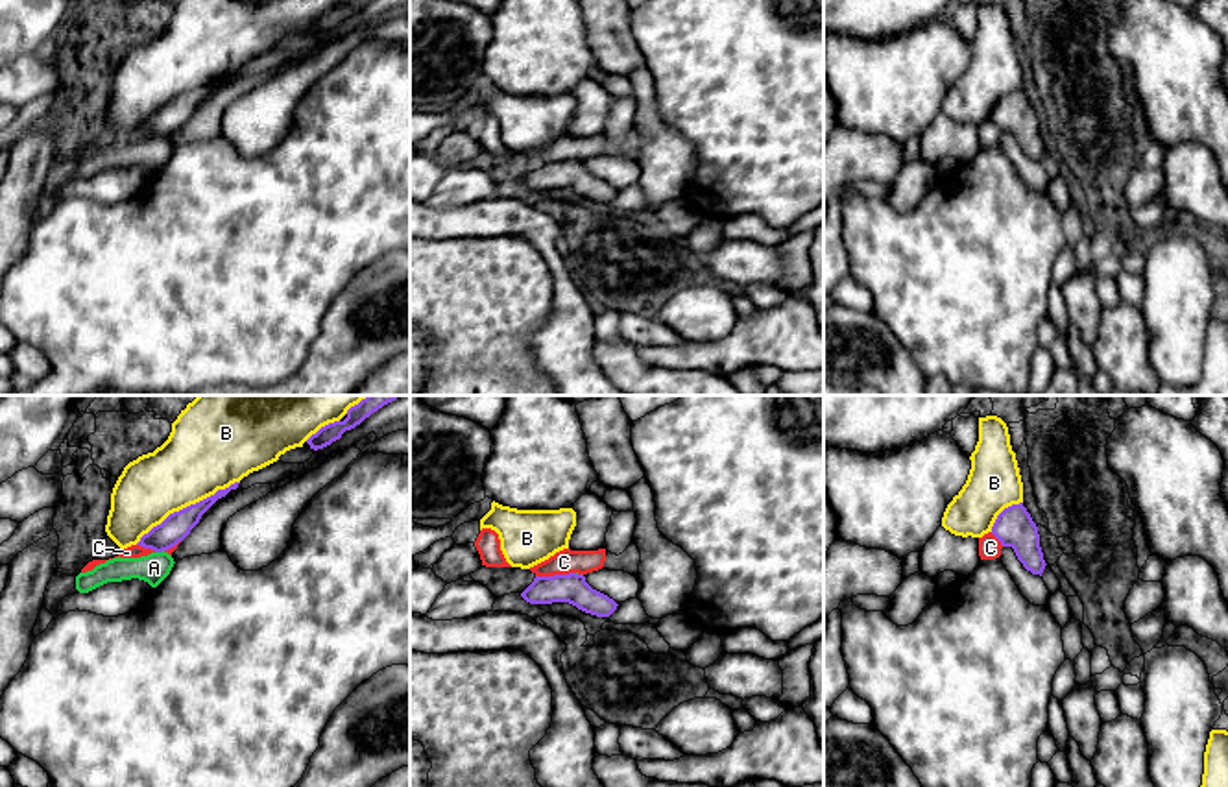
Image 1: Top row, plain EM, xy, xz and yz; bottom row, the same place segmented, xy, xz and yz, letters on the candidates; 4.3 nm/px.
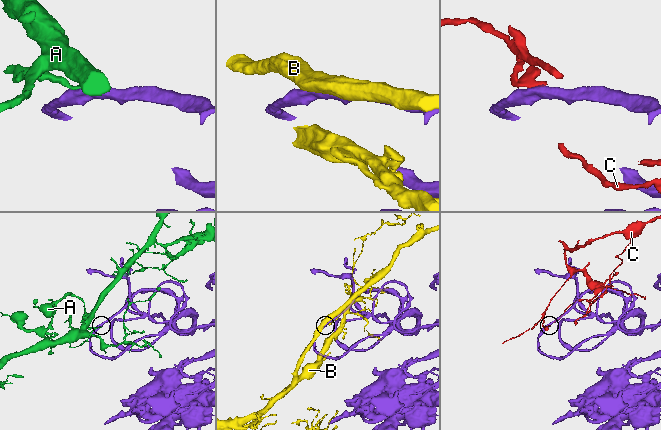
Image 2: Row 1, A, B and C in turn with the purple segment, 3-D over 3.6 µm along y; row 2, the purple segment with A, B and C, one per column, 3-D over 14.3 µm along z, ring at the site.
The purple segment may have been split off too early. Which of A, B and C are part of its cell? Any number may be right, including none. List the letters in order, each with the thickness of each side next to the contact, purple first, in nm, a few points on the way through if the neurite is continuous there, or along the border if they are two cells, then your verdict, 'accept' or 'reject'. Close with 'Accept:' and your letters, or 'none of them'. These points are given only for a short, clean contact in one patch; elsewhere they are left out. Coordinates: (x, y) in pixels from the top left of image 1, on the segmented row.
A: 120/130 nm | along xy (163, 549), (156, 553) | reject
B: 120/340 nm | reject
C: 130/110 nm | reject
Accept: none of them

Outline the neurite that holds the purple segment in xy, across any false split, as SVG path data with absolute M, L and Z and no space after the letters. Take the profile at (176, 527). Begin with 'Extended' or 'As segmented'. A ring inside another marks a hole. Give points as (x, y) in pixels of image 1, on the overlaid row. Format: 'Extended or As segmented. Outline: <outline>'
As segmented. Outline: M240 482L231 484L225 490L218 490L214 495L190 504L179 512L170 514L161 525L153 527L140 538L137 545L151 549L155 552L168 551L183 541L190 530L199 523L201 515L231 490L236 490Z

